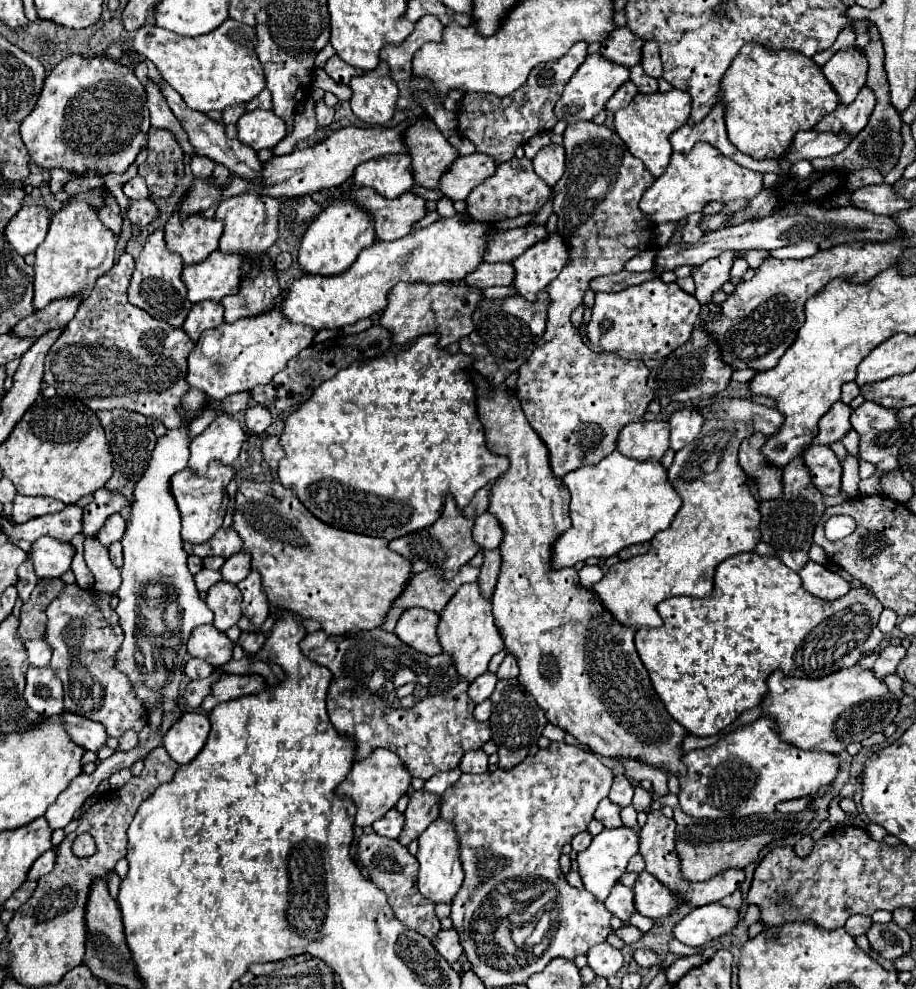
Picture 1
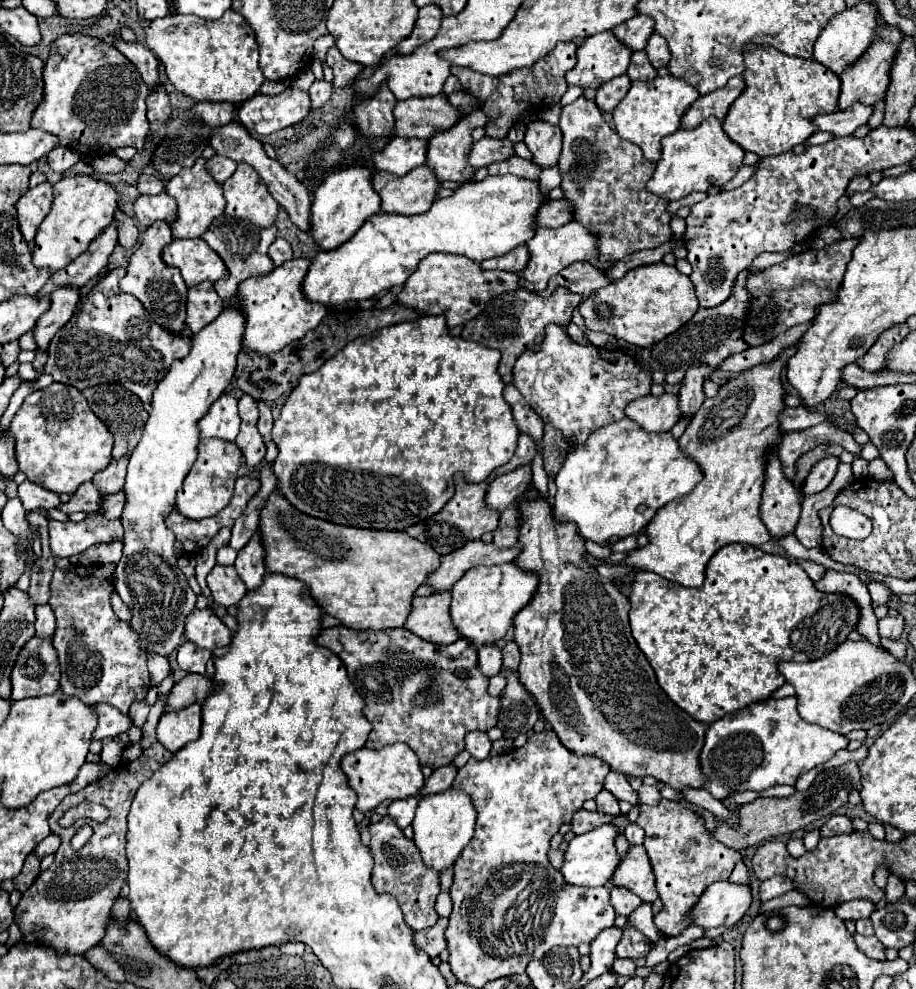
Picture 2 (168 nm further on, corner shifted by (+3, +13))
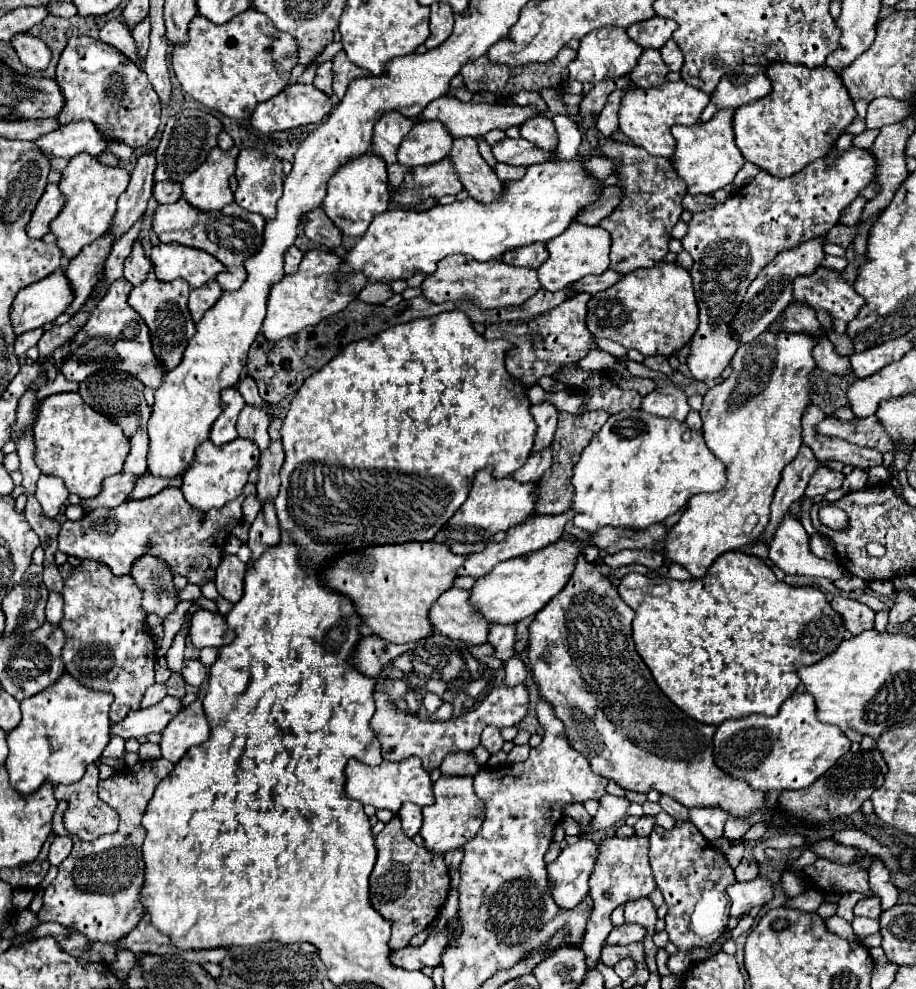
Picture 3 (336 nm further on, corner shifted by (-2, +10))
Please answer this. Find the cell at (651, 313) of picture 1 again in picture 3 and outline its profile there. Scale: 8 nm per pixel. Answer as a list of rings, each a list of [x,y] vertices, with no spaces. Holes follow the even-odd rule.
[[[661,261],[659,265],[655,265],[651,269],[637,269],[629,275],[625,275],[613,287],[591,297],[587,303],[587,329],[595,337],[607,337],[611,341],[621,343],[627,349],[633,347],[633,349],[641,351],[643,355],[665,355],[665,357],[669,357],[675,349],[681,349],[685,343],[691,341],[691,337],[699,325],[697,315],[699,313],[697,313],[691,275],[675,263]]]

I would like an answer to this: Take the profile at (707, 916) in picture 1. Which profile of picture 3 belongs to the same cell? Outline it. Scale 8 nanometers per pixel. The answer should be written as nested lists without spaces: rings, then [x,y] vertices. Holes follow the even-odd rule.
[[[757,877],[753,881],[727,887],[727,895],[731,897],[731,915],[743,917],[753,907],[763,907],[773,897],[773,889],[765,877]]]

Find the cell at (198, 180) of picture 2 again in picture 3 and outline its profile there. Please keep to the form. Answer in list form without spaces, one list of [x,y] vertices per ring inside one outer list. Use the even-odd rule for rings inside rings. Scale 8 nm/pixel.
[[[215,147],[205,163],[195,169],[181,185],[183,199],[199,211],[221,211],[233,203],[233,191],[229,189],[229,177],[235,173],[235,157],[239,149],[221,151]]]

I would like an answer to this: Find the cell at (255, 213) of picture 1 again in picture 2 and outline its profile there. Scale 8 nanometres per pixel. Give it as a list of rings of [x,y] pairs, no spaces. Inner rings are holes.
[[[238,162],[236,172],[224,182],[224,198],[228,216],[250,220],[262,228],[274,224],[278,216],[276,200],[250,164]]]

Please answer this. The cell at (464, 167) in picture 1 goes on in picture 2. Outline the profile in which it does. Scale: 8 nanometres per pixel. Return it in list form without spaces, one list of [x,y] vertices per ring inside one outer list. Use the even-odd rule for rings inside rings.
[[[484,136],[482,140],[474,142],[472,146],[472,152],[468,156],[468,162],[474,166],[474,168],[480,168],[480,166],[488,166],[492,162],[502,162],[502,160],[508,160],[512,158],[516,152],[514,152],[514,144],[504,138],[504,140],[496,140],[496,138],[488,138]]]

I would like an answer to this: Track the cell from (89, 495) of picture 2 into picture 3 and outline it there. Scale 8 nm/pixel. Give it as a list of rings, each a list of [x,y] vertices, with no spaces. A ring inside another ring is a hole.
[[[119,473],[119,475],[111,475],[107,479],[103,479],[99,495],[81,501],[81,507],[85,511],[93,511],[95,507],[113,509],[113,507],[121,505],[125,501],[125,497],[129,495],[129,491],[133,489],[133,479],[135,479],[135,475],[129,475],[129,473]]]

